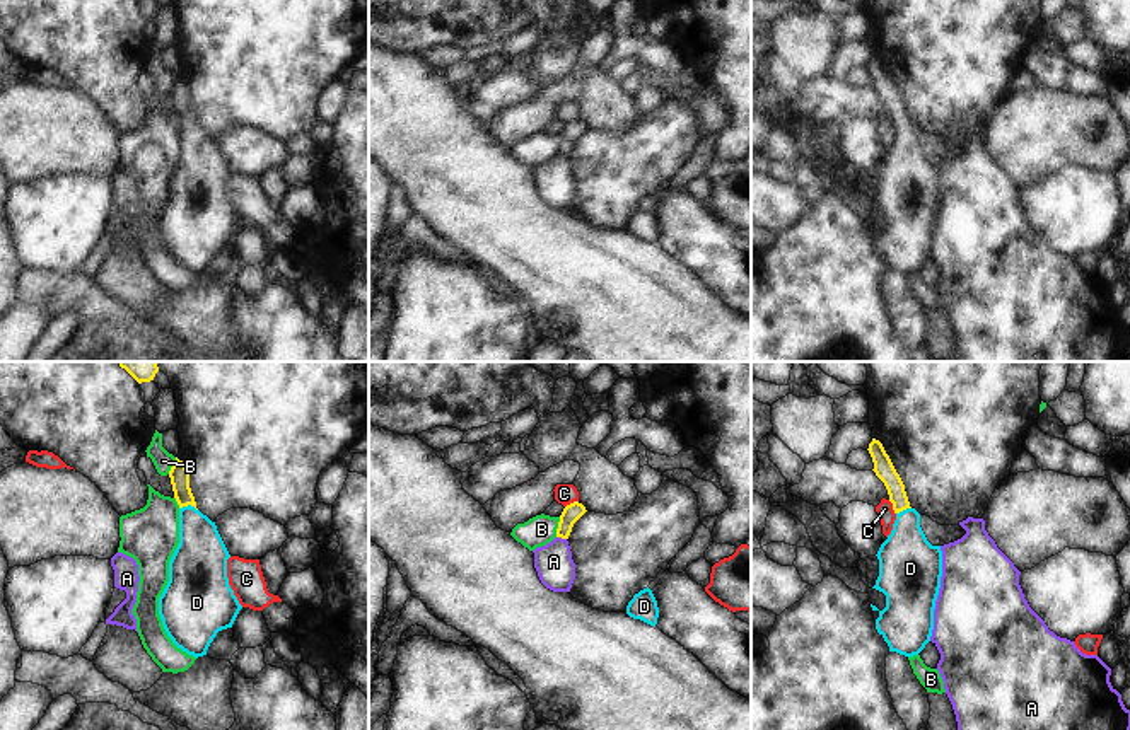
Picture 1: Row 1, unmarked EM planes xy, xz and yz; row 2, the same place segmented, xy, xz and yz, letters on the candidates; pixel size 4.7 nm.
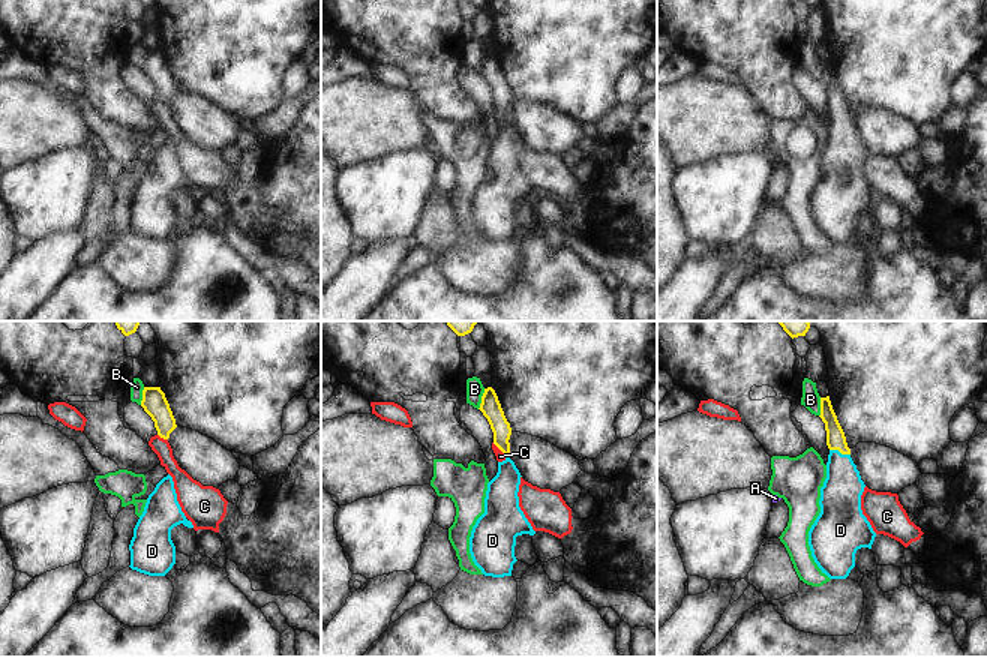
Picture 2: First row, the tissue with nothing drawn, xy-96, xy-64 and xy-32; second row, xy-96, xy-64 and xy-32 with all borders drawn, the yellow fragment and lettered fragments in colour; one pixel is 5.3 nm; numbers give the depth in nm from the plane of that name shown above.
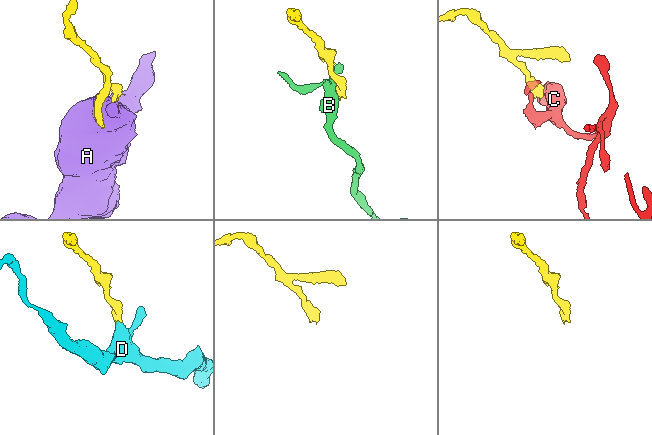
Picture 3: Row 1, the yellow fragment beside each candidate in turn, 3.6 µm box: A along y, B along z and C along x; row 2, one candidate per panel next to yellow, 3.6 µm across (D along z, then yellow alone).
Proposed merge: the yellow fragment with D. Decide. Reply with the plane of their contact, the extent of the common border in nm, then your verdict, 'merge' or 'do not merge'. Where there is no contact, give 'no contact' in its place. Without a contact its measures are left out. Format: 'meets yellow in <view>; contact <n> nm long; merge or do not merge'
meets yellow in xy; contact 90 nm long; merge

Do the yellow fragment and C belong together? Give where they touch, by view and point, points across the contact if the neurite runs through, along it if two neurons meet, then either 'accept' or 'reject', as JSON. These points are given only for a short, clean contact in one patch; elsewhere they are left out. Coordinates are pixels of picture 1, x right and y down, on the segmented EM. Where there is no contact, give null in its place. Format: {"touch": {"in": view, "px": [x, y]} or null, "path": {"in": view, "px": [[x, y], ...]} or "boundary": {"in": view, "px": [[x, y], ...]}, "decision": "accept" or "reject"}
{"touch": {"in": "yz", "px": [893, 507]}, "boundary": {"in": "yz", "px": [[888, 500], [895, 514]]}, "decision": "reject"}

